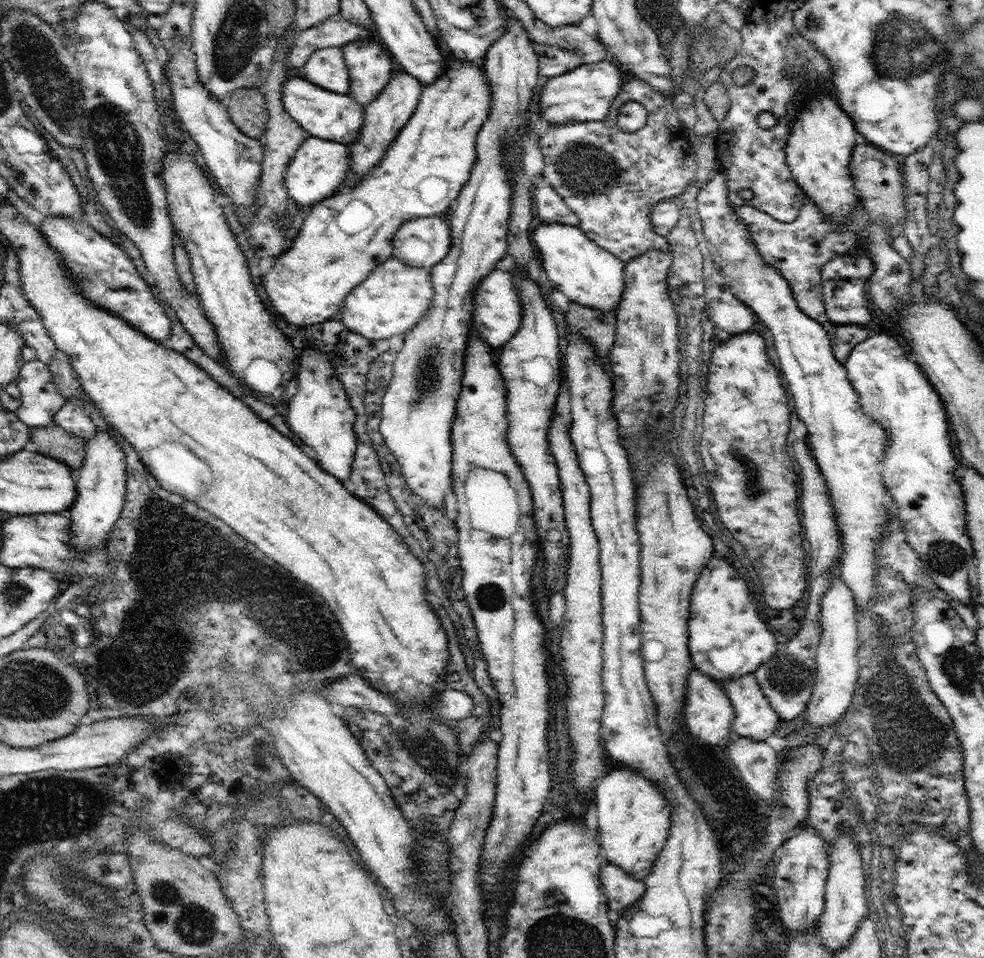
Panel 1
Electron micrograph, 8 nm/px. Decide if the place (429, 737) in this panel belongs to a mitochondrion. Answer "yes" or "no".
yes

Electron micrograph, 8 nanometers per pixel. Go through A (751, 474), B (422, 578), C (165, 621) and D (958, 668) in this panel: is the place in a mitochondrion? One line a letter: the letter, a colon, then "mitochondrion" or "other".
A: mitochondrion
B: other
C: mitochondrion
D: mitochondrion

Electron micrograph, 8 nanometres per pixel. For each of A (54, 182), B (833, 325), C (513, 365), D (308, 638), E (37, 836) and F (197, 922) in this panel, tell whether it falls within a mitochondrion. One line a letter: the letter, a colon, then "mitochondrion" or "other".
A: other
B: other
C: other
D: mitochondrion
E: mitochondrion
F: mitochondrion

